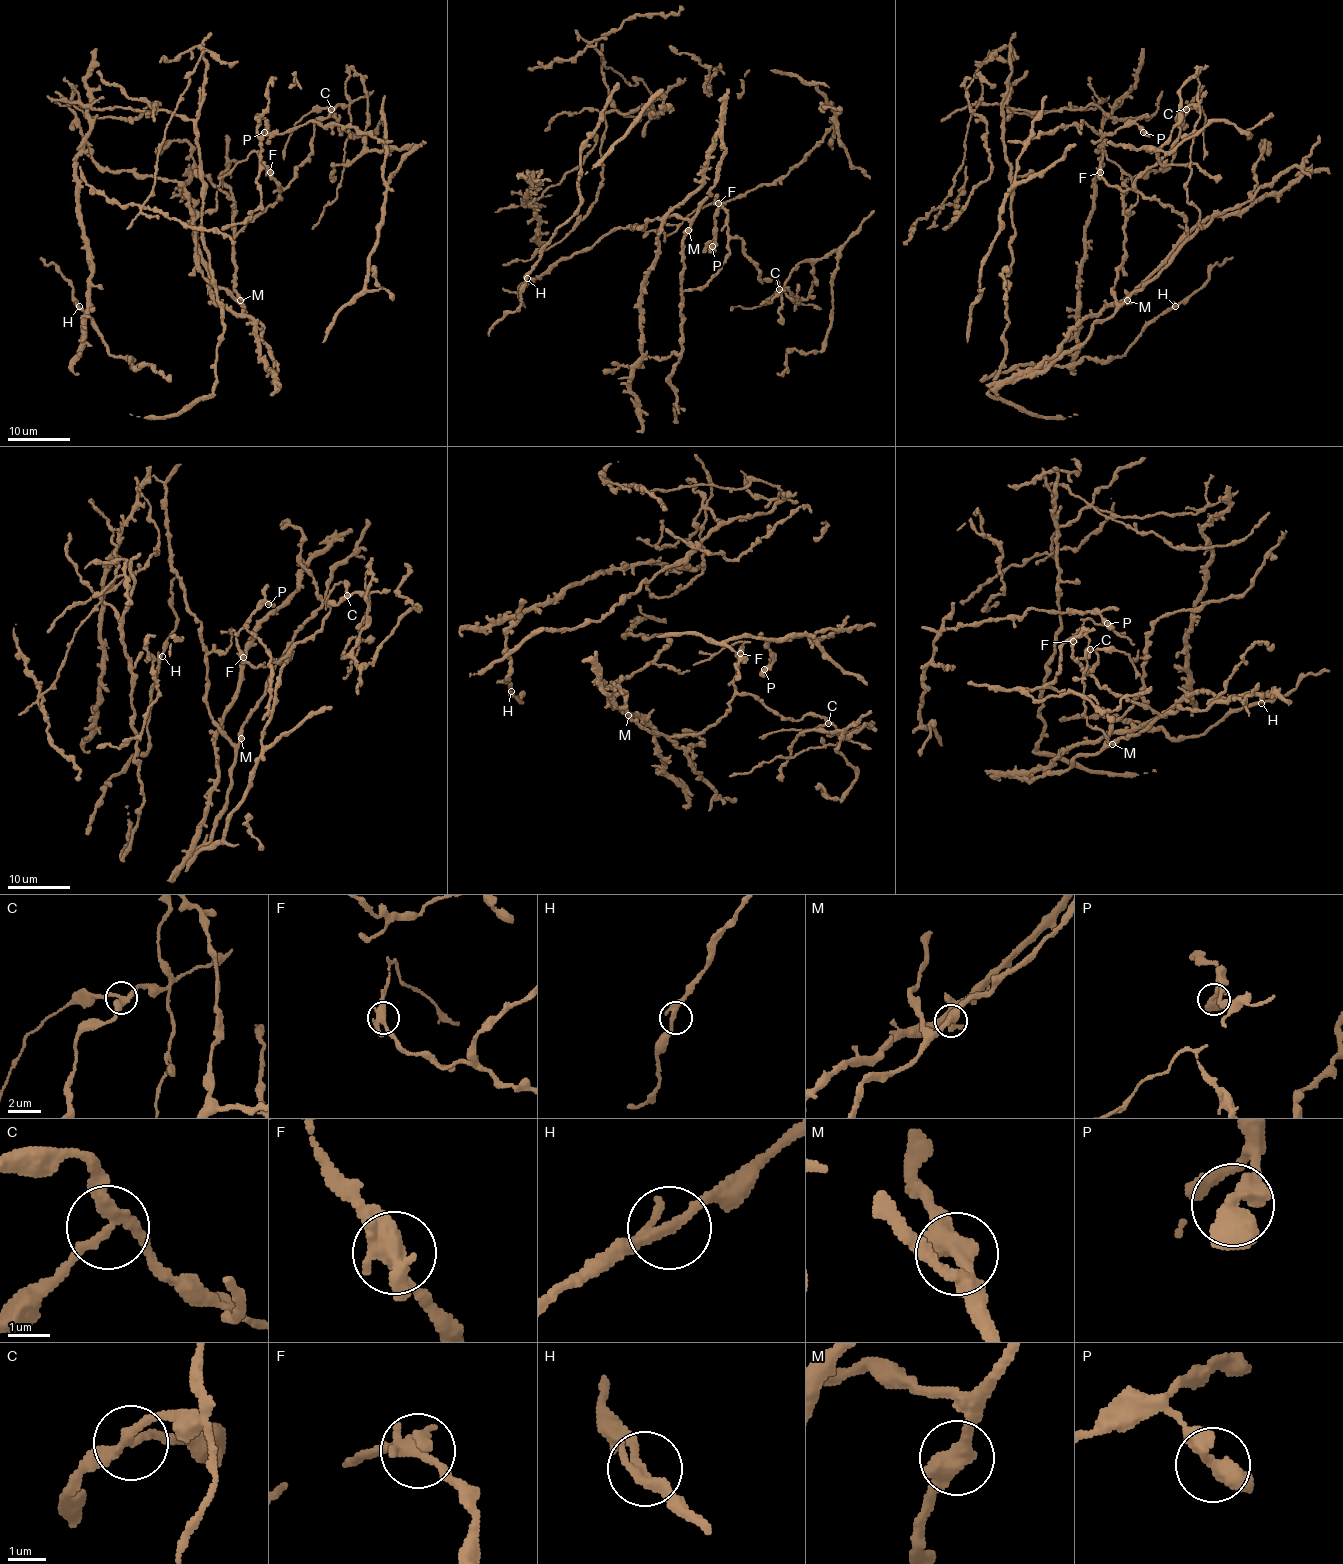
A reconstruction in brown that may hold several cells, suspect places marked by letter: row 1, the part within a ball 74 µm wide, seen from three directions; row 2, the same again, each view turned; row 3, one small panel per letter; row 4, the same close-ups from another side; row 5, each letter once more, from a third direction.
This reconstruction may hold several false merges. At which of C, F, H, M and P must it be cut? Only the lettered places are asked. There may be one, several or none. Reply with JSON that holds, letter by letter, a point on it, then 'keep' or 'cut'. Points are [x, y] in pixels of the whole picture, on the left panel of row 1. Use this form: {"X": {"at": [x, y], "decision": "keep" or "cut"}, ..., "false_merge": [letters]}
{"C": {"at": [331, 109], "decision": "cut"}, "F": {"at": [270, 172], "decision": "cut"}, "H": {"at": [79, 306], "decision": "keep"}, "M": {"at": [240, 300], "decision": "keep"}, "P": {"at": [264, 132], "decision": "keep"}, "false_merge": ["C", "F"]}

